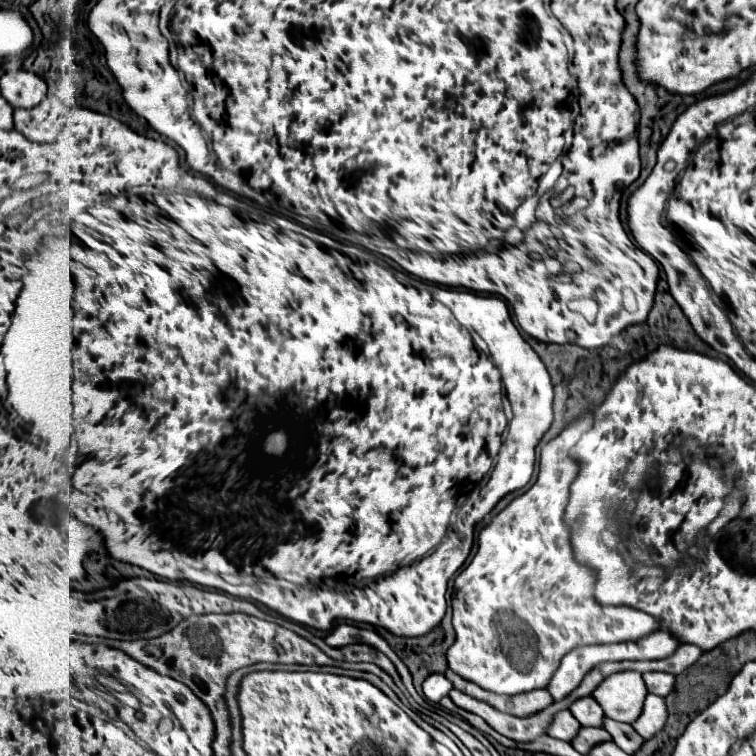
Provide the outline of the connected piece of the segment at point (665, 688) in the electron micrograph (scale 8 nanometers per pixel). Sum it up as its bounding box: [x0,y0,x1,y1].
[644,673,676,697]

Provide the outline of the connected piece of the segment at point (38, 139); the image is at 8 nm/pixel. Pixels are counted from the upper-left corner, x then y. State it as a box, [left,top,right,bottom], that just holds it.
[14,97,68,143]

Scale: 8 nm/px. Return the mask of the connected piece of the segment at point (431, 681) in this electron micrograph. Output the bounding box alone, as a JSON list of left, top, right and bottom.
[424,675,454,703]

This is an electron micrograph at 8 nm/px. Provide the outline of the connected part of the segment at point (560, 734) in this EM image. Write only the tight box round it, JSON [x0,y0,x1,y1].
[548,711,582,741]

